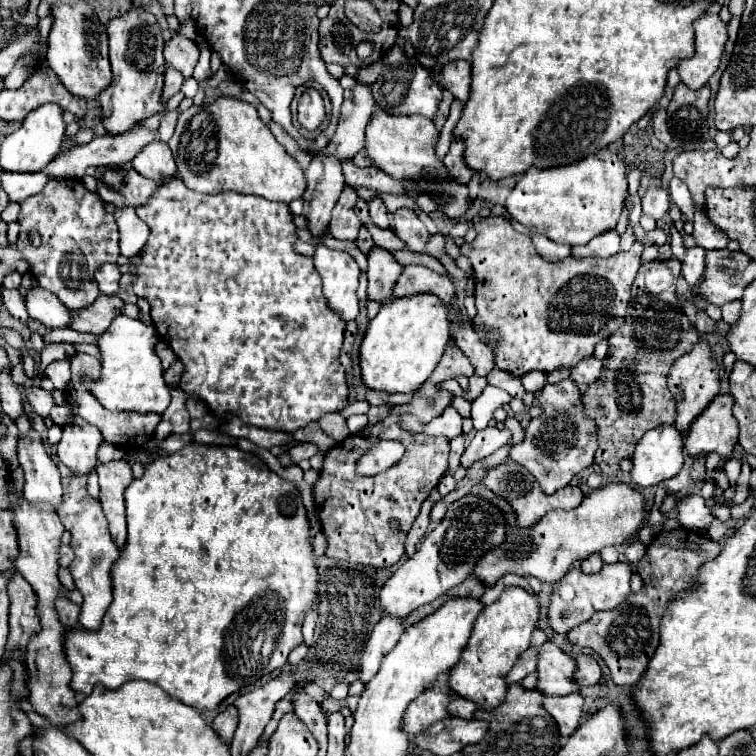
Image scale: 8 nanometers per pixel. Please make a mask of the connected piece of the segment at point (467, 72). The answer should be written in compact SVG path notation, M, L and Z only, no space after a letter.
M459 60L443 66L439 84L441 88L447 88L461 102L467 102L471 90L471 62Z

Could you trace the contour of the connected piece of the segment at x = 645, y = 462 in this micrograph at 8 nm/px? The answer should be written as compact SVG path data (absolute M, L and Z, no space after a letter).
M673 424L647 430L633 454L633 482L639 488L673 478L685 462L685 434Z

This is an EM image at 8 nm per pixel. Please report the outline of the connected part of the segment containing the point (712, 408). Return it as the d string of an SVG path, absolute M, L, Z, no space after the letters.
M719 394L709 402L709 406L691 422L687 434L687 454L699 456L717 452L723 458L731 454L739 436L739 428L731 412L733 404L735 398L731 394Z

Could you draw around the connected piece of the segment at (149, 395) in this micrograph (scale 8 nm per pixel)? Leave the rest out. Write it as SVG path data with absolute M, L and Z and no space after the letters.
M127 316L115 318L107 332L99 336L99 348L103 354L101 360L101 378L97 382L85 380L85 386L107 406L111 412L135 410L135 412L157 412L163 414L171 402L169 386L163 378L163 366L155 352L157 332L153 326L145 326L141 320Z

